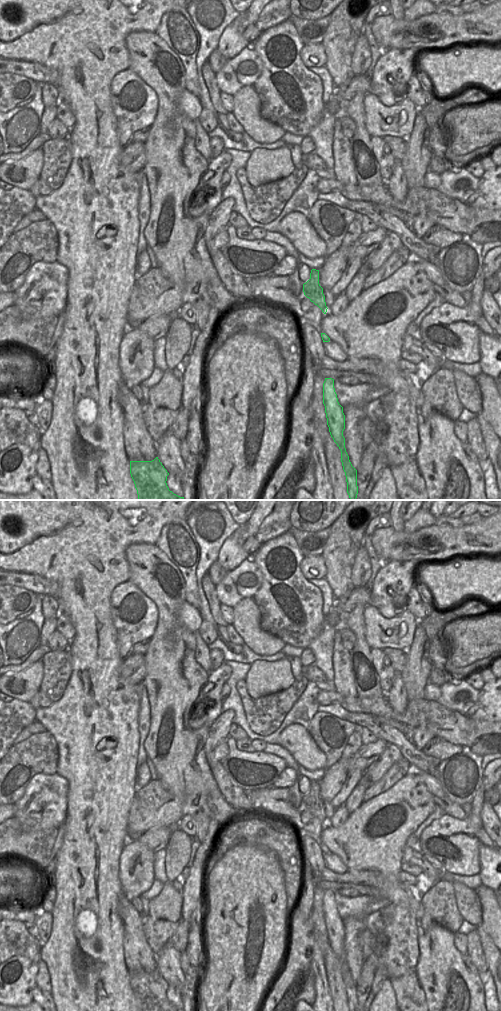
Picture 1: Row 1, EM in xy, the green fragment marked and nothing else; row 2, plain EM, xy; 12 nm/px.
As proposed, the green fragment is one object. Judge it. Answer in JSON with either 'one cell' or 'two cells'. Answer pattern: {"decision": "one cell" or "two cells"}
{"decision": "two cells"}

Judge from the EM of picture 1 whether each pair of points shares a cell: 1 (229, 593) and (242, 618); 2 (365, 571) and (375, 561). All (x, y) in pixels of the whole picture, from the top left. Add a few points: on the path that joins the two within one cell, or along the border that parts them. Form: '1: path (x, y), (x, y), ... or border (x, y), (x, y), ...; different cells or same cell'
1: border (252, 597), (244, 597), (232, 607); different cells
2: border (363, 545), (370, 564), (370, 578), (367, 586); different cells

